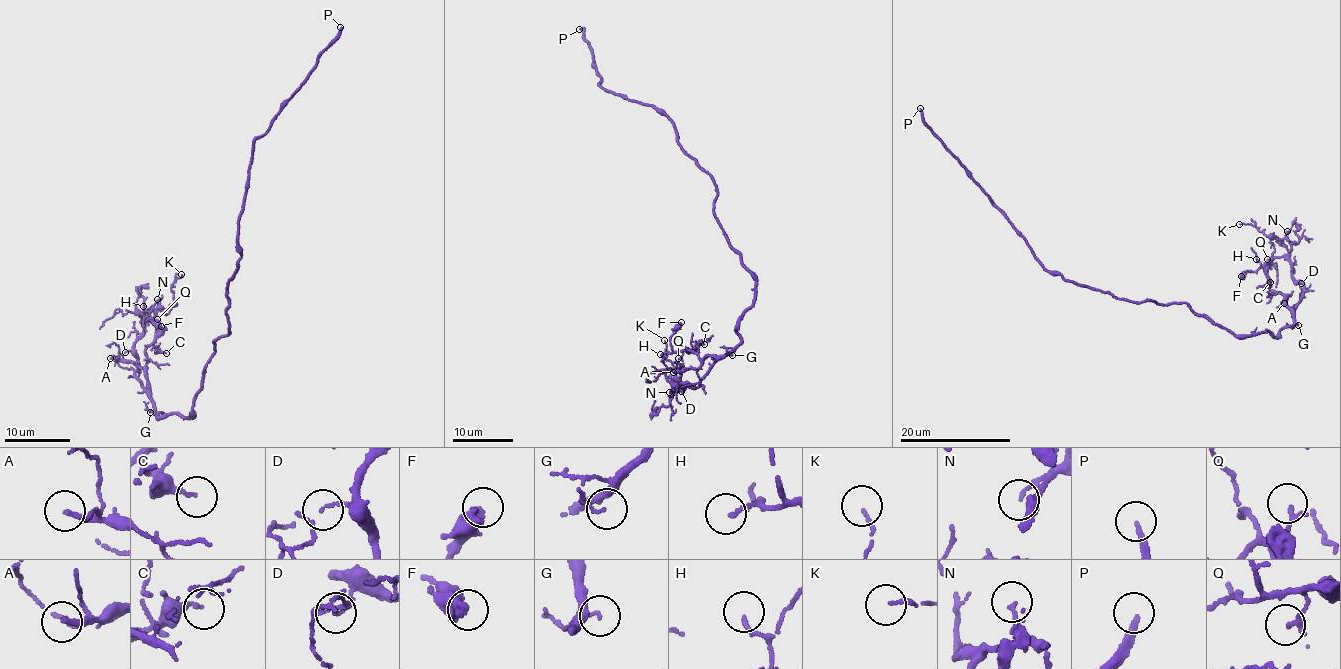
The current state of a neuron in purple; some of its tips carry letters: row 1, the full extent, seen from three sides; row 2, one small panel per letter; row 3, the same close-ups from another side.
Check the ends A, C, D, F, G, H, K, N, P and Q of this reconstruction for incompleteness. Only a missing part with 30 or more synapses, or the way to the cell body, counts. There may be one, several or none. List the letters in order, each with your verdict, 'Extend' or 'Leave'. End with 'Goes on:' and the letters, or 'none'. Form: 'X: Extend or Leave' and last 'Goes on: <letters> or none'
A: Extend
C: Leave
D: Leave
F: Leave
G: Leave
H: Leave
K: Leave
N: Leave
P: Extend
Q: Leave
Goes on: A, P

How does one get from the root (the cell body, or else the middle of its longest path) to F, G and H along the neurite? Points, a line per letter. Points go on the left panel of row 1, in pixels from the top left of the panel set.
F: (215, 341), (192, 400), (193, 415), (159, 417), (144, 349), (155, 334), (147, 320), (161, 326)
G: (215, 341), (192, 400), (193, 415), (162, 418), (150, 412)
H: (215, 341), (192, 400), (193, 415), (159, 417), (144, 350), (153, 341), (154, 323), (143, 306)

